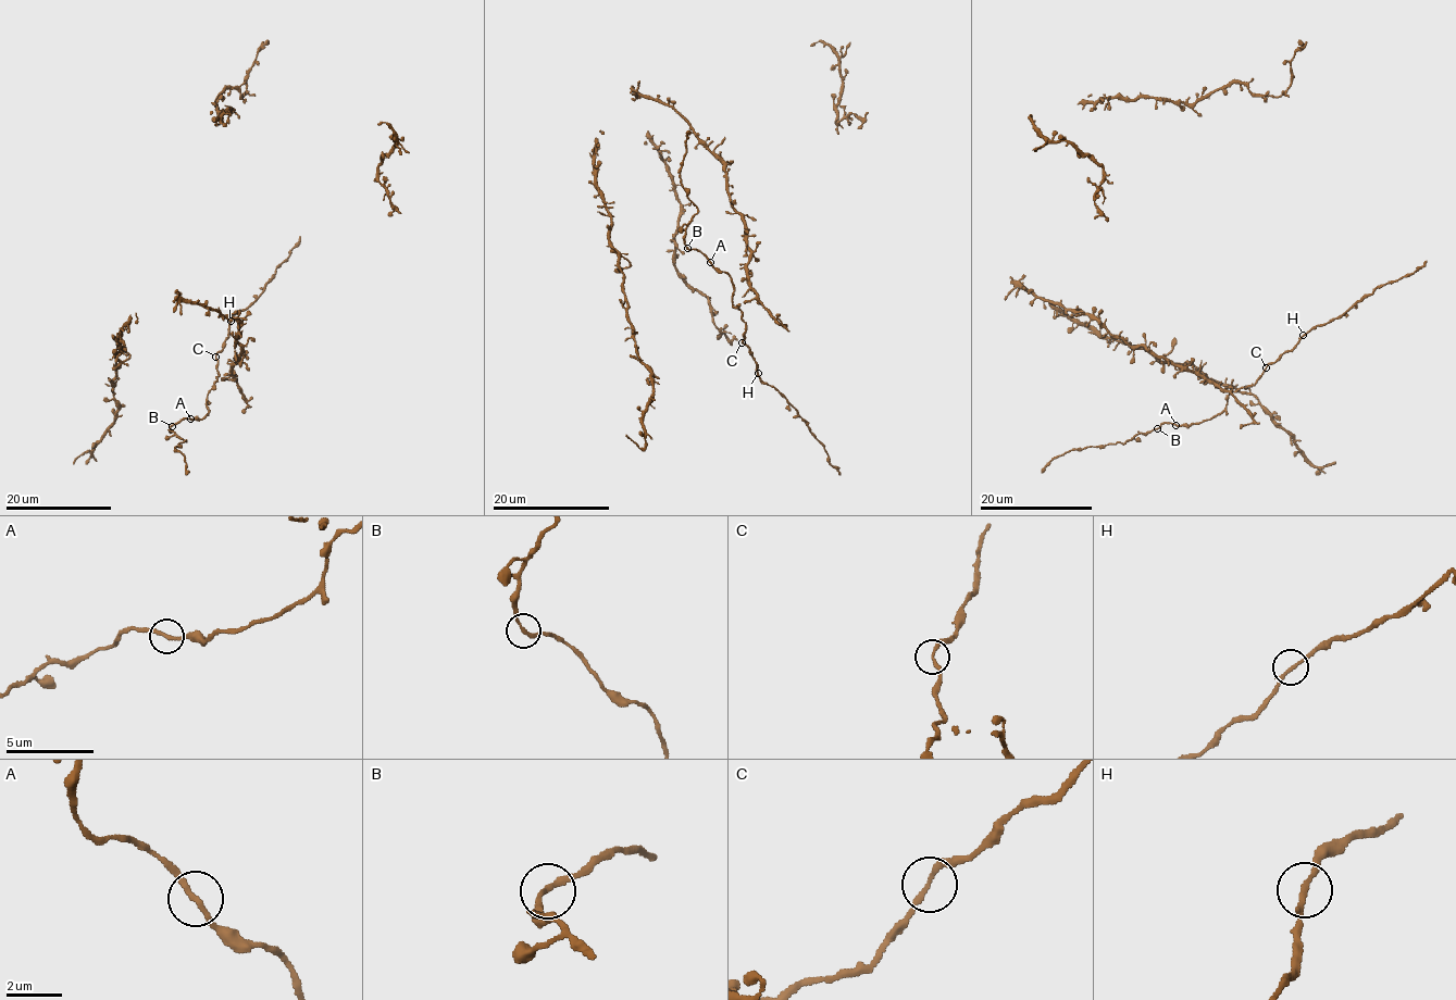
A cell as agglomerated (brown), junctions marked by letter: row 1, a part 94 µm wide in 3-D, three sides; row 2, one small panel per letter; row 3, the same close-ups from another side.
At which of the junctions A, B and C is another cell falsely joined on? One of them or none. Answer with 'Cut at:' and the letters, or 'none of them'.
Cut at: none of them

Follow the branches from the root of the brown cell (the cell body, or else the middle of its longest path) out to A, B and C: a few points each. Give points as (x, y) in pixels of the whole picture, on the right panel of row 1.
A: (1035, 295), (1087, 312), (1130, 345), (1144, 346), (1230, 390), (1220, 412), (1190, 426), (1176, 425)
B: (1035, 295), (1087, 312), (1130, 345), (1230, 390), (1226, 408), (1208, 420), (1157, 428)
C: (1035, 295), (1087, 312), (1130, 345), (1144, 346), (1197, 371), (1224, 390), (1252, 385), (1266, 369)

